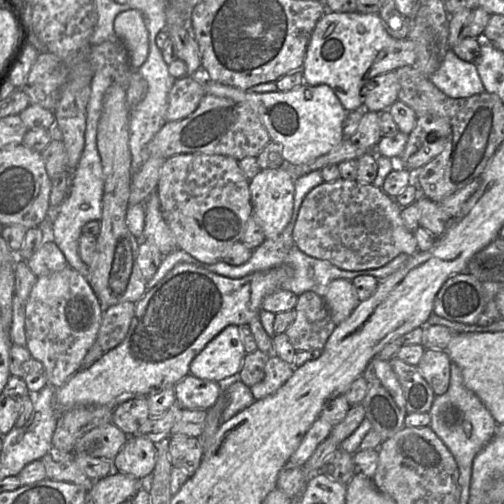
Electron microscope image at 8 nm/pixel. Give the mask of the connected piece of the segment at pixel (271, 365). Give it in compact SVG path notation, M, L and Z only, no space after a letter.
M270 356L265 365L265 377L250 387L256 401L276 393L293 375L294 367L277 356Z

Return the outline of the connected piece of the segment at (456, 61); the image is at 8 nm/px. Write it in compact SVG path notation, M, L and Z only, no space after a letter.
M452 50L430 81L451 98L468 98L485 91L475 64L460 59Z

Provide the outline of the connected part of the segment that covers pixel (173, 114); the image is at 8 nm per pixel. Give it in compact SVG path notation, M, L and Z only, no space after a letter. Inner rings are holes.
M198 70L192 76L175 80L169 93L169 104L166 112L167 122L178 121L192 114L206 94L204 70ZM198 72L198 75L196 76Z

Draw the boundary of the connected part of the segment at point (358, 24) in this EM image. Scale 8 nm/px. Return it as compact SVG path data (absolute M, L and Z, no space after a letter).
M325 5L325 14L315 26L310 37L302 73L304 83L312 86L329 85L347 111L362 110L361 89L370 79L395 71L402 66L413 66L416 61L414 43L406 39L396 39L389 35L380 16L375 13L333 12Z

